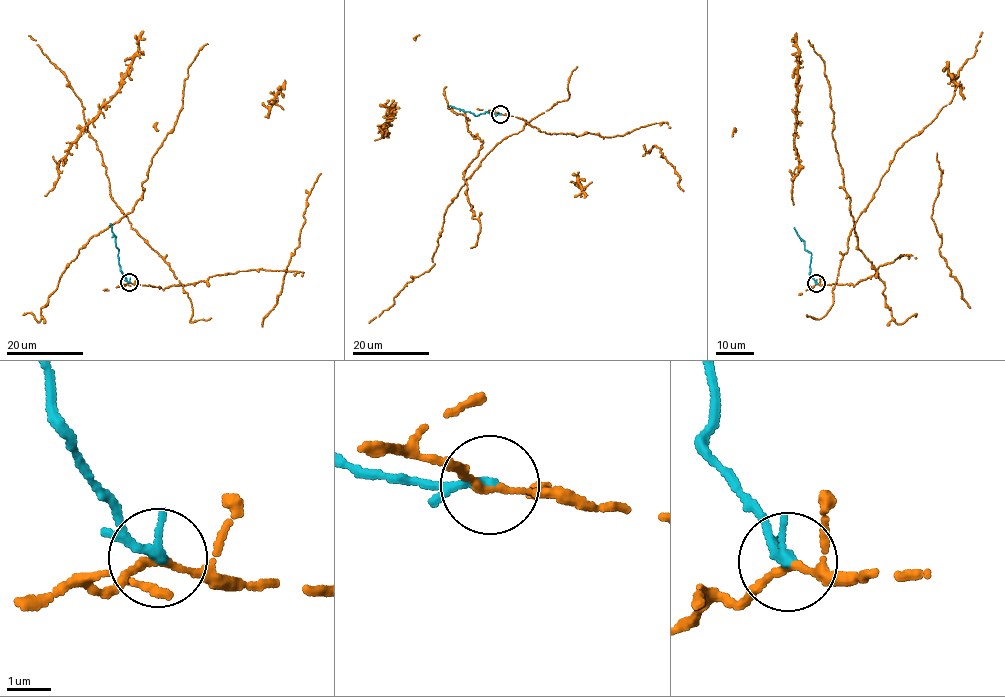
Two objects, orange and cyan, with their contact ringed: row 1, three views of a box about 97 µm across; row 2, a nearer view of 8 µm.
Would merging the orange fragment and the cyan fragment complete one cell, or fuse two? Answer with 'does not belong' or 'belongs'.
does not belong

